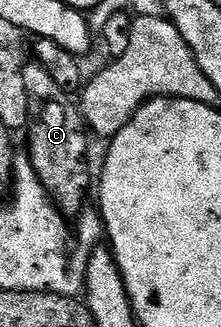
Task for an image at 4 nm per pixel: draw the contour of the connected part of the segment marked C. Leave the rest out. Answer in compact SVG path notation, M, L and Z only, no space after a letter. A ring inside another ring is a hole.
M35 62L22 67L22 82L26 82L26 102L28 103L28 161L34 166L34 174L48 191L48 197L56 209L66 218L79 217L85 211L84 199L88 187L93 187L94 176L88 173L88 140L84 117L79 107L70 101L69 93L58 86L58 82L48 70Z

